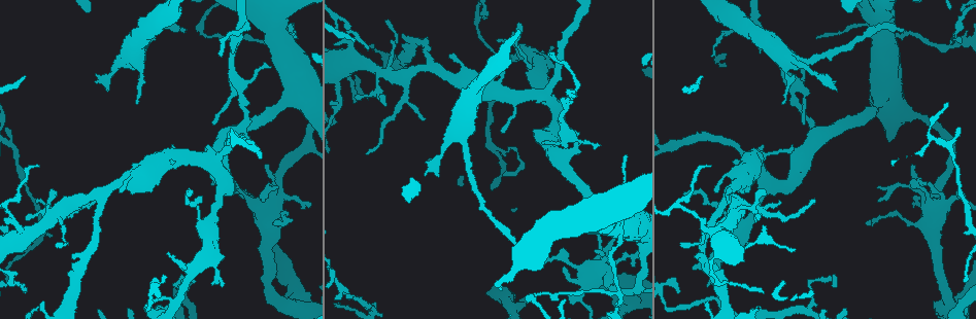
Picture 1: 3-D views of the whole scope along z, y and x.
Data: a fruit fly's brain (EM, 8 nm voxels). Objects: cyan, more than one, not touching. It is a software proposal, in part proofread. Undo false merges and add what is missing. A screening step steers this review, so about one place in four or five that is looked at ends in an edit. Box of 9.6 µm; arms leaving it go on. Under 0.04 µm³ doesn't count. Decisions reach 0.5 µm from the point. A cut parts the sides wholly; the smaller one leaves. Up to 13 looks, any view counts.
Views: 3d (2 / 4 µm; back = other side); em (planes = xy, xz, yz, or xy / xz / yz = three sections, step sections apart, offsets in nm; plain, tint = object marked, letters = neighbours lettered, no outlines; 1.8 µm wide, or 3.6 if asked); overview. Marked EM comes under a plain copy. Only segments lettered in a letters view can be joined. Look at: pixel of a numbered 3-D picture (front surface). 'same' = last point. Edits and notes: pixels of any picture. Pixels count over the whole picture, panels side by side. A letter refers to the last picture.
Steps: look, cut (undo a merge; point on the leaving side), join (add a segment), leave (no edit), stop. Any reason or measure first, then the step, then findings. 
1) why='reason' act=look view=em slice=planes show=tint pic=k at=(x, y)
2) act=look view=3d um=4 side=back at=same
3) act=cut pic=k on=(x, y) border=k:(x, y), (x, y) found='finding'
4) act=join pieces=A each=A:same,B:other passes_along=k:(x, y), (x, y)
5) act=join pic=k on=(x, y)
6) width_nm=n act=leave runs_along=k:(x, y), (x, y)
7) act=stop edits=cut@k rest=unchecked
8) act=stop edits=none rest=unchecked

why='tapers out' act=look view=3d um=4 pic=1 at=(903, 32)

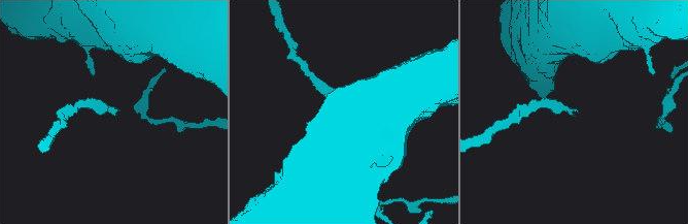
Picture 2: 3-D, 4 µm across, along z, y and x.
act=look view=em um=3.6 slice=planes show=letters pic=2 at=(117, 109)

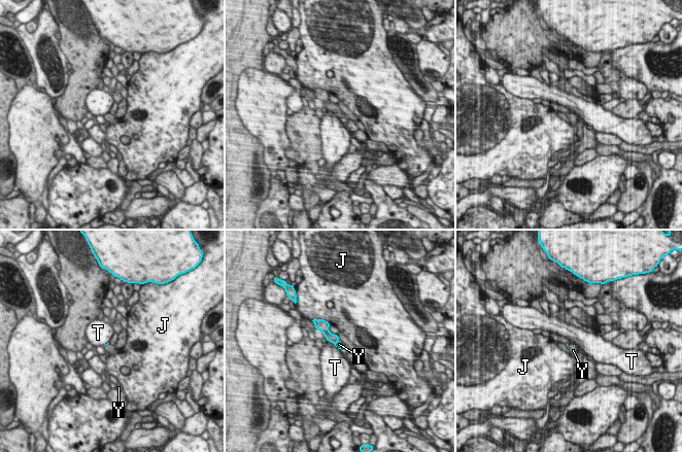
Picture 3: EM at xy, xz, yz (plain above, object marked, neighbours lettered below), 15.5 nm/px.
act=join pieces=Y each=J:other,T:other,Y:same passes_along=3:(330, 337), (336, 343), (339, 344) found='it goes on there'

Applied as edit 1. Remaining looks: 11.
why='redraw' act=look view=overview

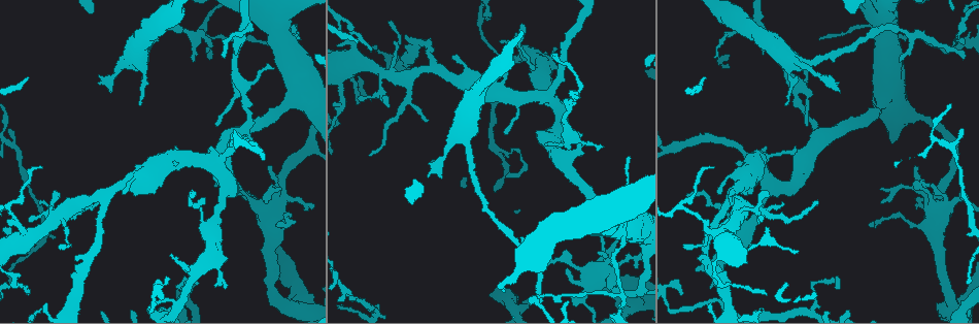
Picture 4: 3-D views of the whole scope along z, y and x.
why='sharp bend' act=look view=3d um=2 pic=4 at=(620, 290)

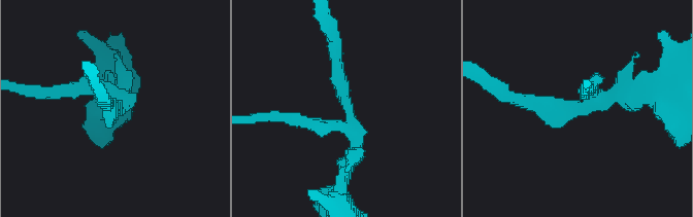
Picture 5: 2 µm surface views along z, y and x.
arms=3 act=look view=em slice=planes show=tint pic=5 at=(582, 106)

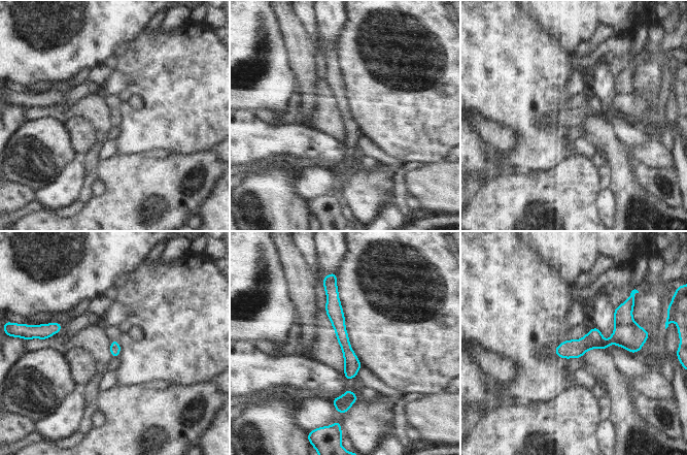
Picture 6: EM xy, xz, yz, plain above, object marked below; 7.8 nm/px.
why='see the neighbours' act=look view=em slice=planes show=letters at=same

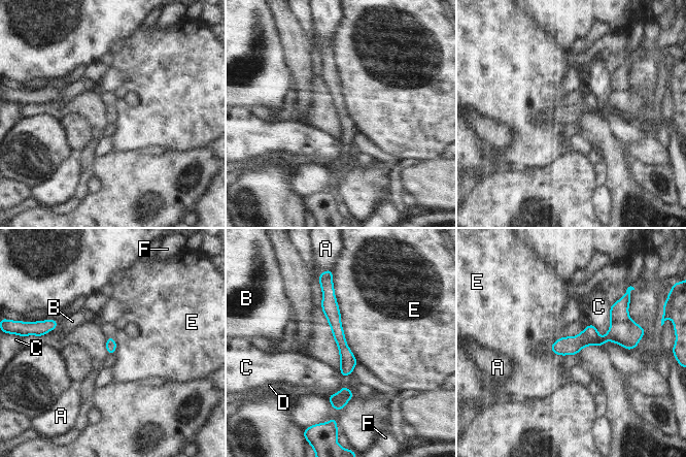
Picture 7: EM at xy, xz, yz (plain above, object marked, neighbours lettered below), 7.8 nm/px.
longest_contact=E:750nm act=cut pic=7 on=(627, 334) each=A:other,B:other,C:other,D:other,E:other,F:other found='a second neuron is stuck on'

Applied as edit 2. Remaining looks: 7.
why='see it whole again' act=look view=overview

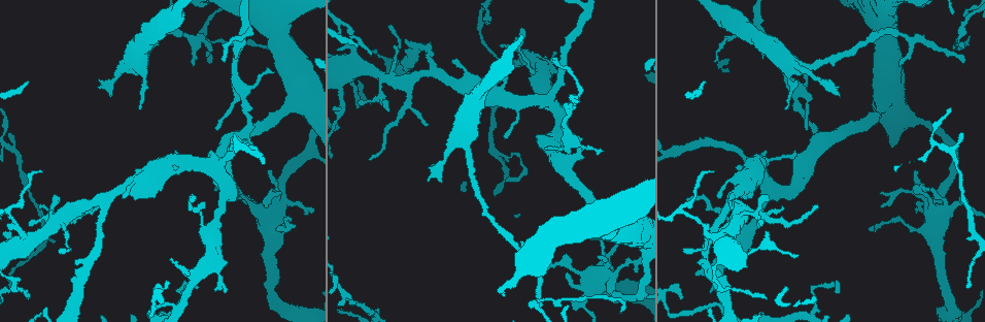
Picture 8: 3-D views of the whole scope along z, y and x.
why='tapers out' act=look view=em um=3.6 slice=xz step=4 show=letters pic=8 at=(839, 95)

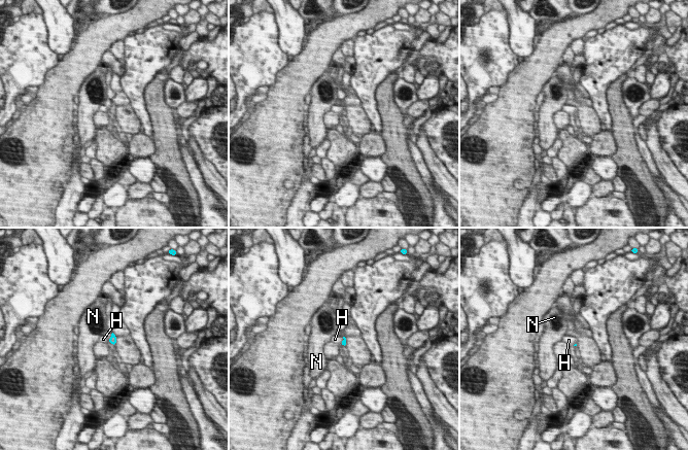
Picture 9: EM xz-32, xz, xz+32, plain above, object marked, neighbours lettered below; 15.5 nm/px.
act=look view=em um=3.6 slice=planes show=letters at=same

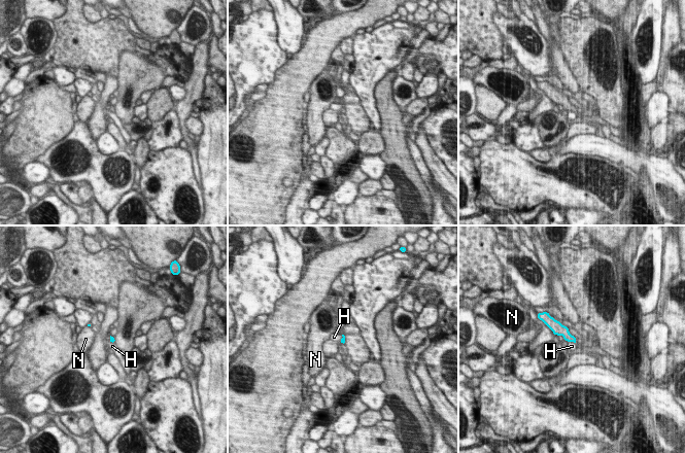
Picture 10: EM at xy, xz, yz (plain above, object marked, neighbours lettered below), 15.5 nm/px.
act=leave each=H:other,N:other border=10:(342, 335), (339, 341) found='none of them fits'

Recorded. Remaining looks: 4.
why='branch stops here' act=look view=3d um=4 side=back pic=8 at=(59, 251)

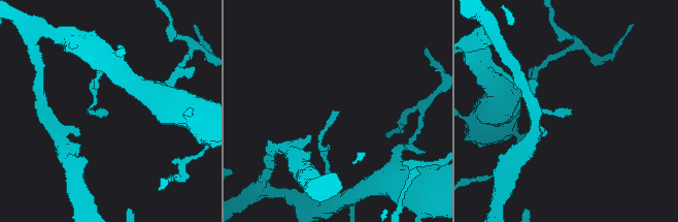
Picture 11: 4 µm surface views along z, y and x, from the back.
why='shape alone is not enough' act=look view=em slice=xz step=4 show=tint pic=11 at=(338, 112)

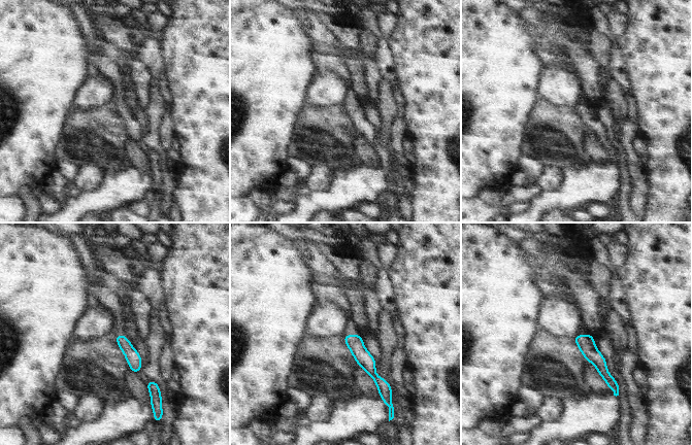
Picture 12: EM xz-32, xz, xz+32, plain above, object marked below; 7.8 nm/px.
why='see the neighbours' act=look view=em slice=xz step=4 show=letters at=same

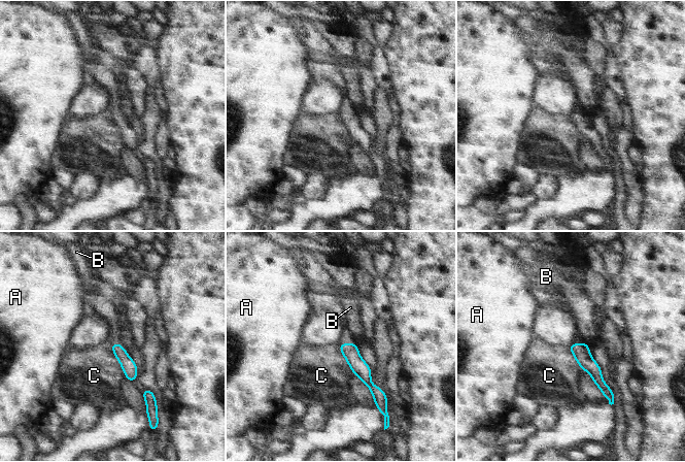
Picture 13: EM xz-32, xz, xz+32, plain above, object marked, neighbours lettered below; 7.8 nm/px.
act=leave each=A:other,B:other,C:other found='no lettered segment goes on from it'

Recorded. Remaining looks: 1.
why='tapers out' act=look view=em slice=planes show=letters pic=8 at=(718, 198)

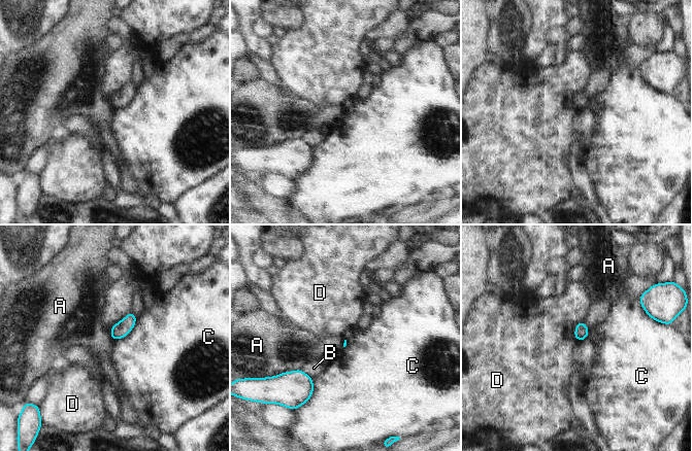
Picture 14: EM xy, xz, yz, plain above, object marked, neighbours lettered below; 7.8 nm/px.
act=leave each=A:other,B:other,C:other,D:other border=14:(137, 318), (134, 326), (114, 341) found='none of them fits'

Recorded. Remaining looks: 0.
act=stop edits=join@3,cut@7 rest=unchecked

